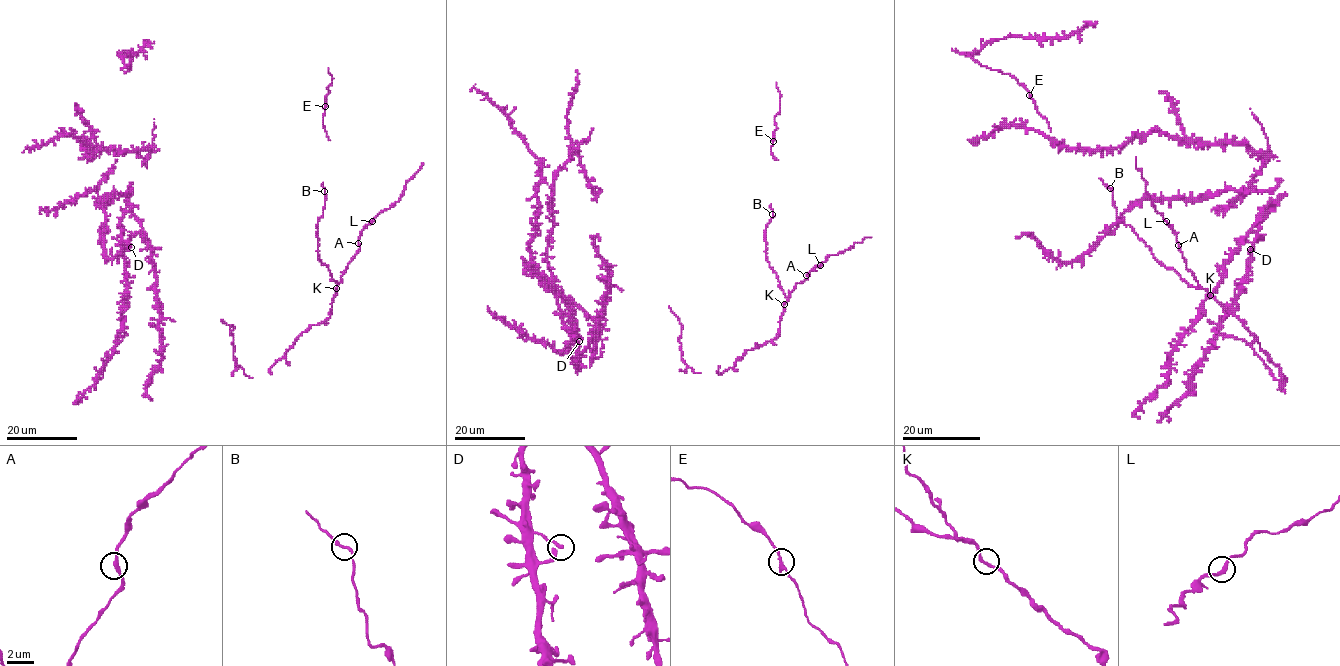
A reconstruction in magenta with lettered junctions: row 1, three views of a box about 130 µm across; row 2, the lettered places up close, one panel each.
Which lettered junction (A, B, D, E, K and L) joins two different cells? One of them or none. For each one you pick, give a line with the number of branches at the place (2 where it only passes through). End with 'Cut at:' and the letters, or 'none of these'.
Cut at: none of these

